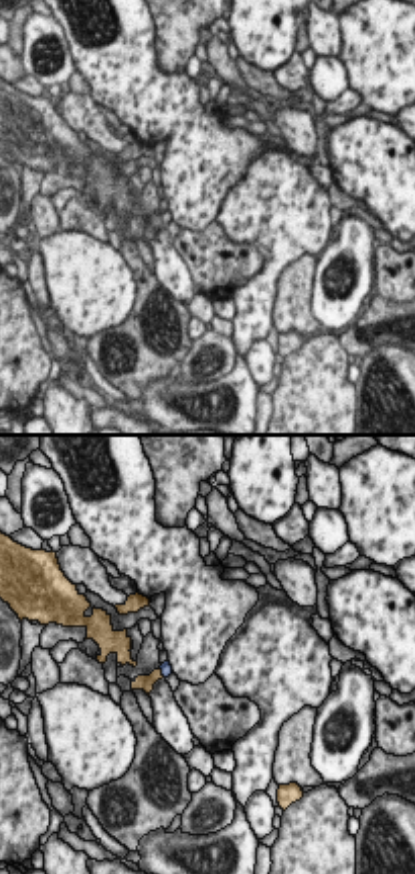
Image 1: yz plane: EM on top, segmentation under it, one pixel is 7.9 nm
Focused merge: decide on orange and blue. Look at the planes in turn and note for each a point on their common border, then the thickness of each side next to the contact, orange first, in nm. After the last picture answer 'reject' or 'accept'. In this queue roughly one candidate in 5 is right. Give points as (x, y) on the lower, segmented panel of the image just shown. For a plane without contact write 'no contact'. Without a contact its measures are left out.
contact (160, 672); calibres 130 and 90 nm

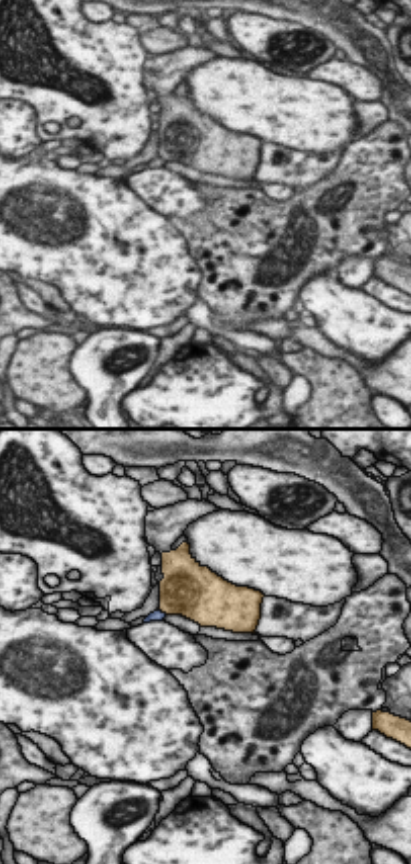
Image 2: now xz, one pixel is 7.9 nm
contact (162, 612); calibres 400 and 90 nm

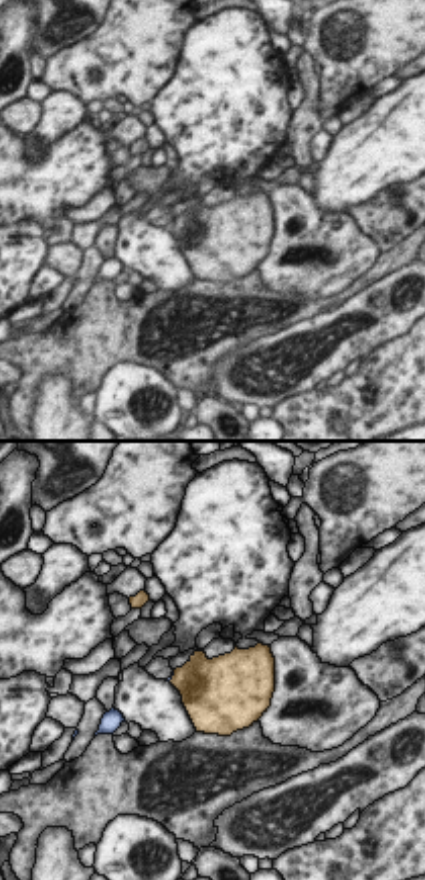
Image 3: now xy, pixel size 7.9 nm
contact (173, 676); calibres 400 and 30 nm

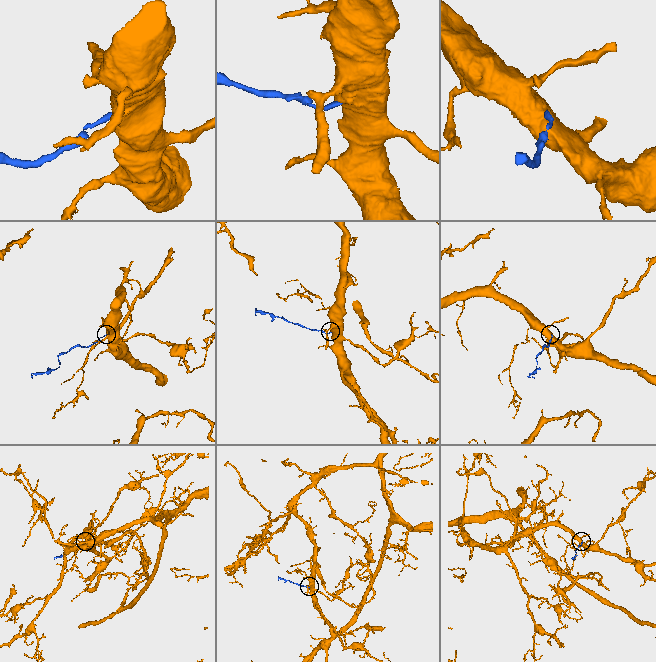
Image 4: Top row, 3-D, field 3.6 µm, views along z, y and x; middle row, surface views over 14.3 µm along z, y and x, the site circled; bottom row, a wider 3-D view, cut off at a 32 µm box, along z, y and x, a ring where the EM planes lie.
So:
reject

